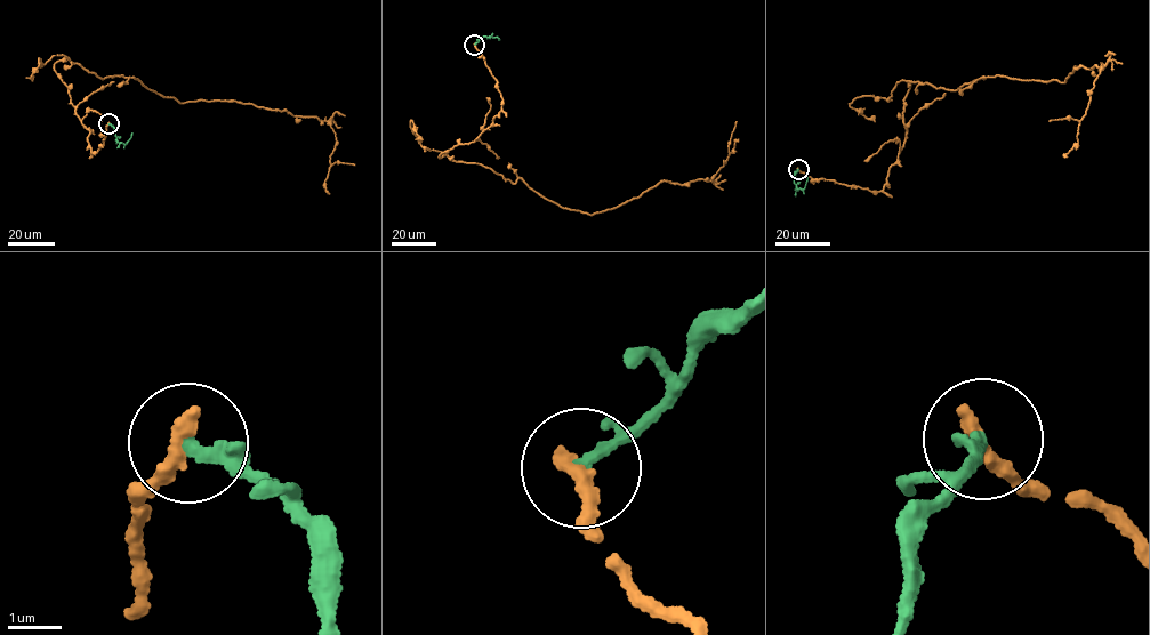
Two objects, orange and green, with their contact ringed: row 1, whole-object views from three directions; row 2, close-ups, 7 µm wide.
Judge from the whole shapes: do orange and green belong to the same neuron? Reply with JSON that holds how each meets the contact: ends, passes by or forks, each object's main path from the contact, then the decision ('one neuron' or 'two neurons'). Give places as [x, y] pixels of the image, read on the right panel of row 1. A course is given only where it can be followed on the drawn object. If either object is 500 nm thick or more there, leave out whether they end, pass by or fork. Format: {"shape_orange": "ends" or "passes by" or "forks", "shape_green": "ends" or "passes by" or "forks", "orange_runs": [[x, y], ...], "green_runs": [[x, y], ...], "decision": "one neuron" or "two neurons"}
{"shape_orange": "ends", "shape_green": "passes by", "orange_runs": [[798, 169], [879, 192], [906, 138], [910, 82], [1062, 82], [1076, 66], [1104, 65], [1064, 158]], "green_runs": [[798, 169], [794, 183], [797, 190], [804, 189], [807, 174]], "decision": "two neurons"}

